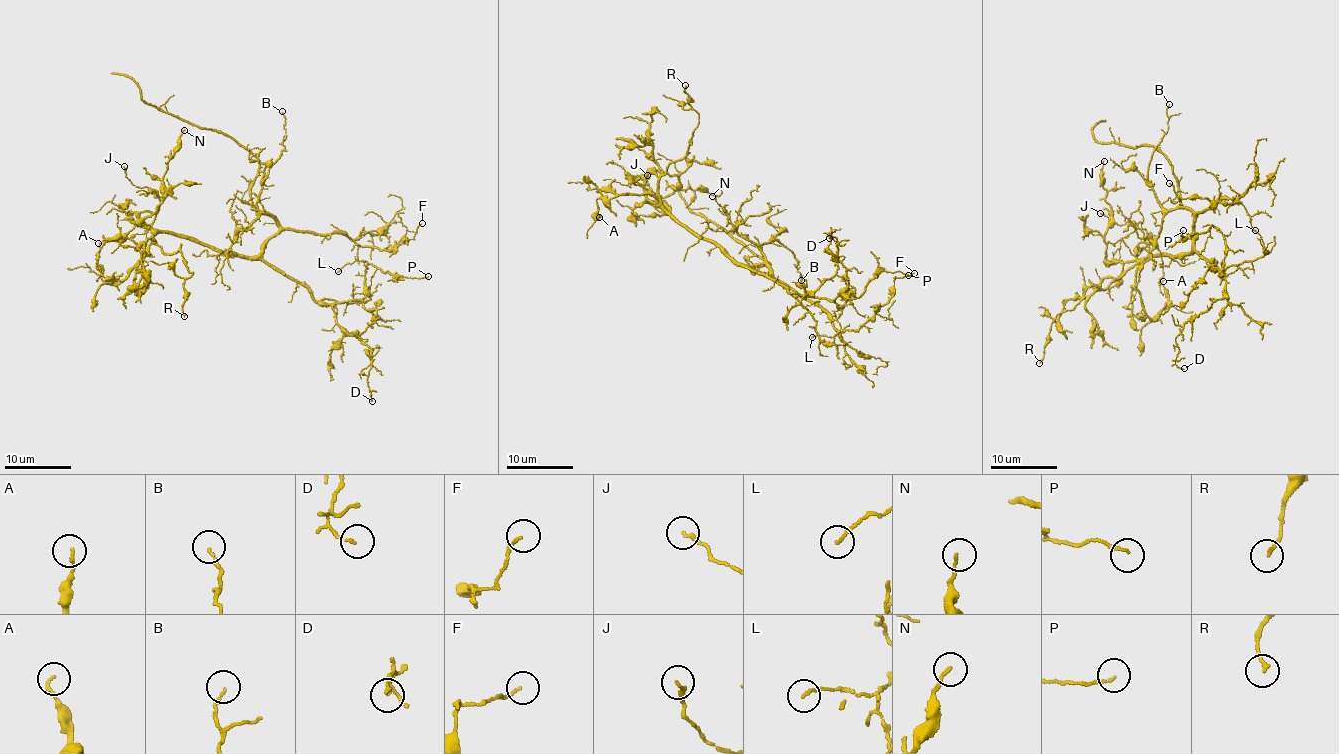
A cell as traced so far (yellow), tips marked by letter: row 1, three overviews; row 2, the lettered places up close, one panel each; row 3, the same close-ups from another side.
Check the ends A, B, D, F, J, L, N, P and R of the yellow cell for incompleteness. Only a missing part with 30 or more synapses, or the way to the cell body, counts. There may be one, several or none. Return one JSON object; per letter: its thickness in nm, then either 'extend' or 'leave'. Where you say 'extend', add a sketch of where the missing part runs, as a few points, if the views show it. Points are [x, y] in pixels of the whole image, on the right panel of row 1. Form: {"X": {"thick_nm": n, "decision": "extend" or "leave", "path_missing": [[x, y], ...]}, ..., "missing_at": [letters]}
{"A": {"thick_nm": 130, "decision": "leave"}, "B": {"thick_nm": 120, "decision": "leave"}, "D": {"thick_nm": 100, "decision": "leave"}, "F": {"thick_nm": 120, "decision": "leave"}, "J": {"thick_nm": 160, "decision": "leave"}, "L": {"thick_nm": 110, "decision": "leave"}, "N": {"thick_nm": 130, "decision": "leave"}, "P": {"thick_nm": 120, "decision": "leave"}, "R": {"thick_nm": 150, "decision": "leave"}, "missing_at": []}

